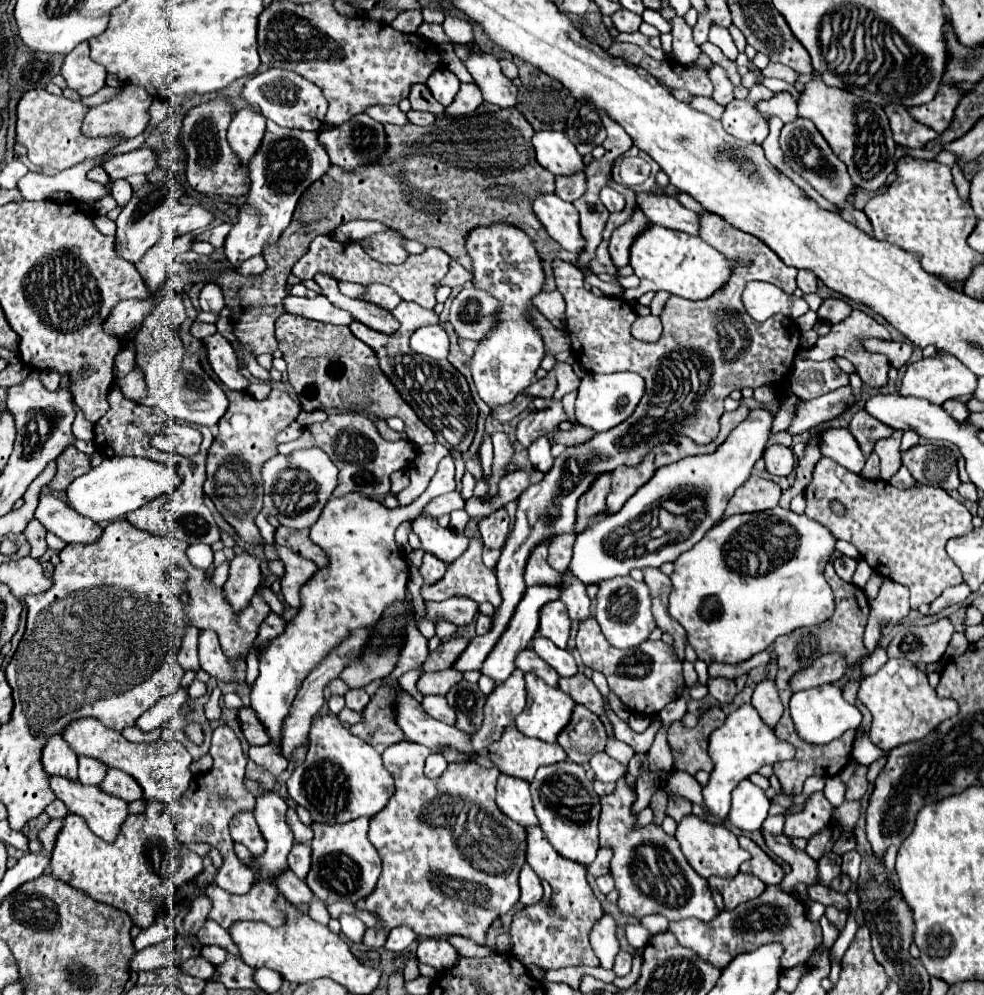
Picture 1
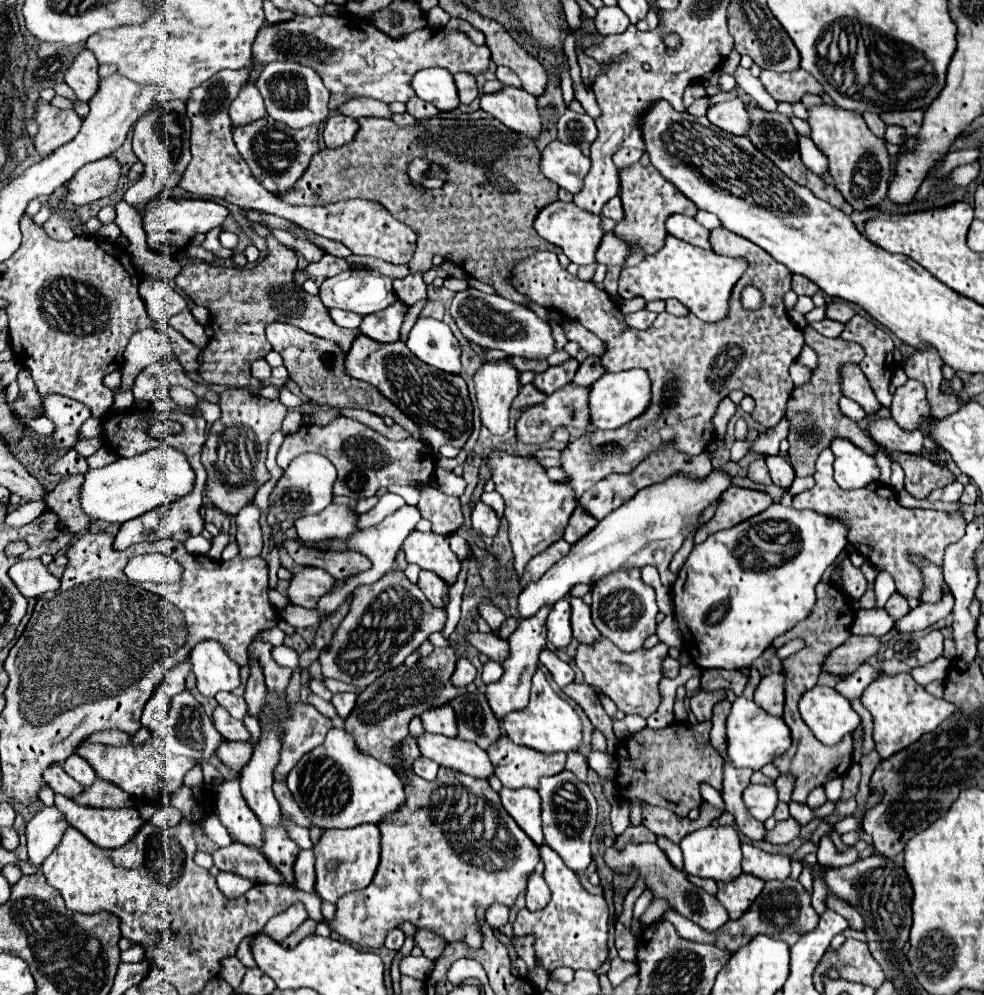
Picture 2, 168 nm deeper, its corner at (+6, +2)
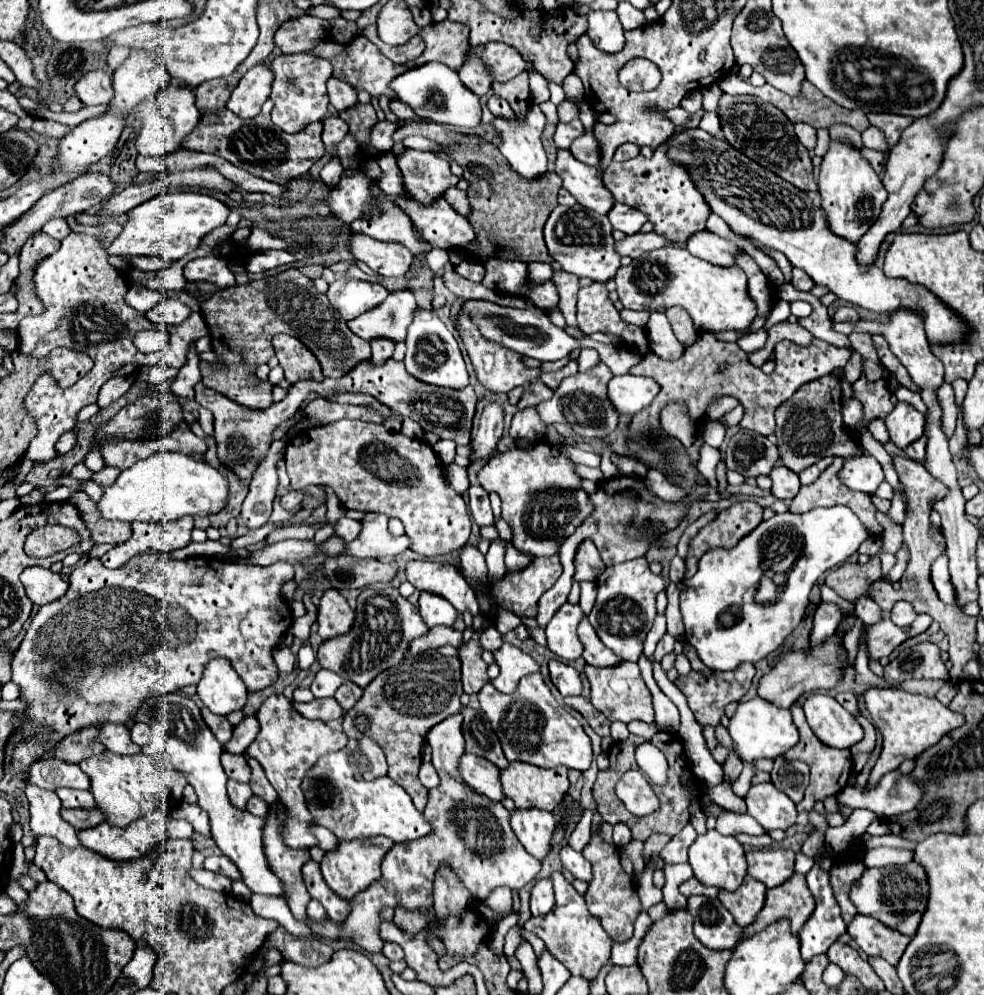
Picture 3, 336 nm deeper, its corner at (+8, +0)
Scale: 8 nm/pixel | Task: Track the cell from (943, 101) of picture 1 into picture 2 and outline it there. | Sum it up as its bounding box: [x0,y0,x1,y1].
[880,110,924,136]

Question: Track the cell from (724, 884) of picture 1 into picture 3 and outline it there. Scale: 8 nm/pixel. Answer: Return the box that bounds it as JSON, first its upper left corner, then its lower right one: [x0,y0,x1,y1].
[718,876,766,928]

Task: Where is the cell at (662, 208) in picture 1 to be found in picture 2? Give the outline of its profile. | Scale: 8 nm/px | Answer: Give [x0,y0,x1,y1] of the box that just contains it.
[666,214,710,248]

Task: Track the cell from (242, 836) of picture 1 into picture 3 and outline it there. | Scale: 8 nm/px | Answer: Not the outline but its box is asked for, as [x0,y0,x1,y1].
[228,780,252,808]

